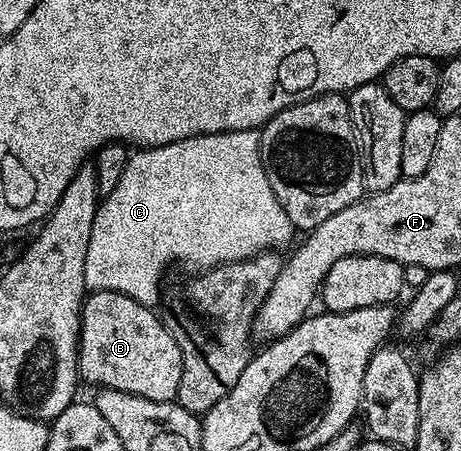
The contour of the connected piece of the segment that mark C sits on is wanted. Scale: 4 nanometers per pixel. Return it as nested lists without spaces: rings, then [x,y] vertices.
[[[254,130],[238,132],[220,132],[219,134],[203,134],[192,136],[179,142],[171,142],[154,148],[141,148],[130,155],[127,166],[123,170],[119,182],[115,182],[115,190],[107,194],[97,205],[95,226],[91,226],[91,242],[87,242],[87,258],[85,259],[85,287],[94,292],[118,292],[127,298],[135,298],[135,302],[156,305],[163,291],[161,275],[168,270],[169,264],[186,264],[193,270],[208,270],[221,264],[230,264],[236,260],[249,260],[266,250],[280,249],[280,244],[288,242],[295,235],[291,218],[287,218],[287,210],[279,206],[279,198],[275,198],[275,190],[267,182],[265,165],[261,162],[261,138]]]

